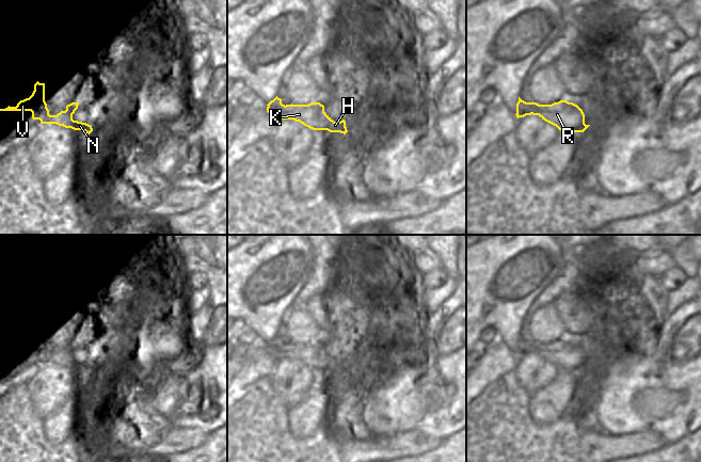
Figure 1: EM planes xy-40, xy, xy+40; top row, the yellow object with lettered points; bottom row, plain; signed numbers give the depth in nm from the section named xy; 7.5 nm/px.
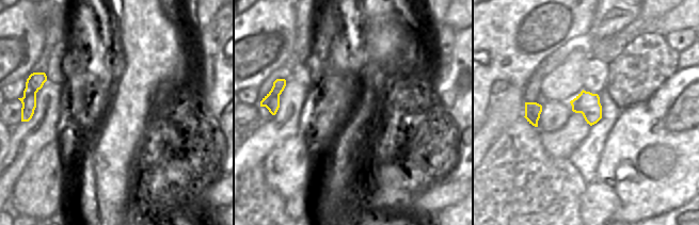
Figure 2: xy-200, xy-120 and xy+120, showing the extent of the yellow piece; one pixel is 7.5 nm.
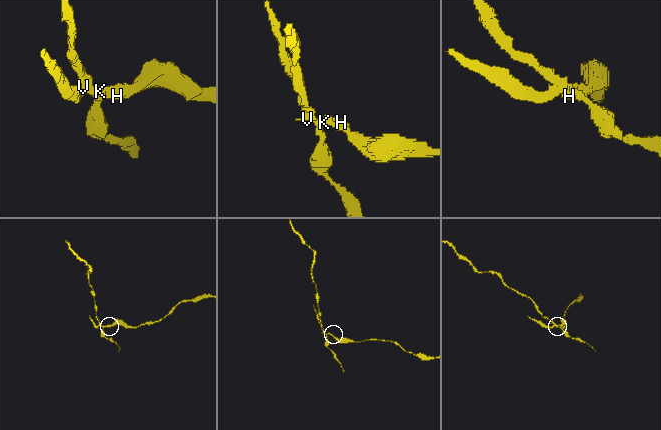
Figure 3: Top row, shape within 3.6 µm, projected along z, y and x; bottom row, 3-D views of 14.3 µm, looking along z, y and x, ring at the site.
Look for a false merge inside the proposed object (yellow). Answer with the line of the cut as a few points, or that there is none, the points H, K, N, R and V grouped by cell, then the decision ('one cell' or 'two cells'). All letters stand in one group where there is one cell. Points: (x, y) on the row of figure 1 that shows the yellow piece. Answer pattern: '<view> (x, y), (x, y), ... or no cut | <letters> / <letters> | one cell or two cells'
xy (284, 105), (280, 108), (268, 107) | H K R / N V | two cells

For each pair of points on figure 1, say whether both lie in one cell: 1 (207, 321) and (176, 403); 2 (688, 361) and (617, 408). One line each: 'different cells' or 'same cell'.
1: same cell
2: same cell

